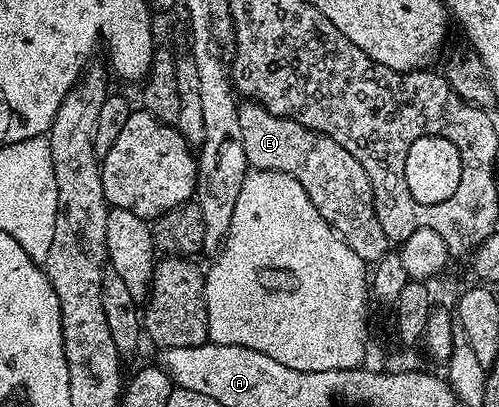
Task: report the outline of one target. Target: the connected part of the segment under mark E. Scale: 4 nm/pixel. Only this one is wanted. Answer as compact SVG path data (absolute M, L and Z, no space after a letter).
M241 103L238 126L242 126L242 146L249 165L253 169L275 168L277 172L288 172L302 182L310 202L314 202L325 222L335 228L358 258L377 262L390 250L388 235L382 230L382 222L378 222L372 201L372 183L354 154L342 150L334 138L310 130L290 118L276 116L261 104Z

